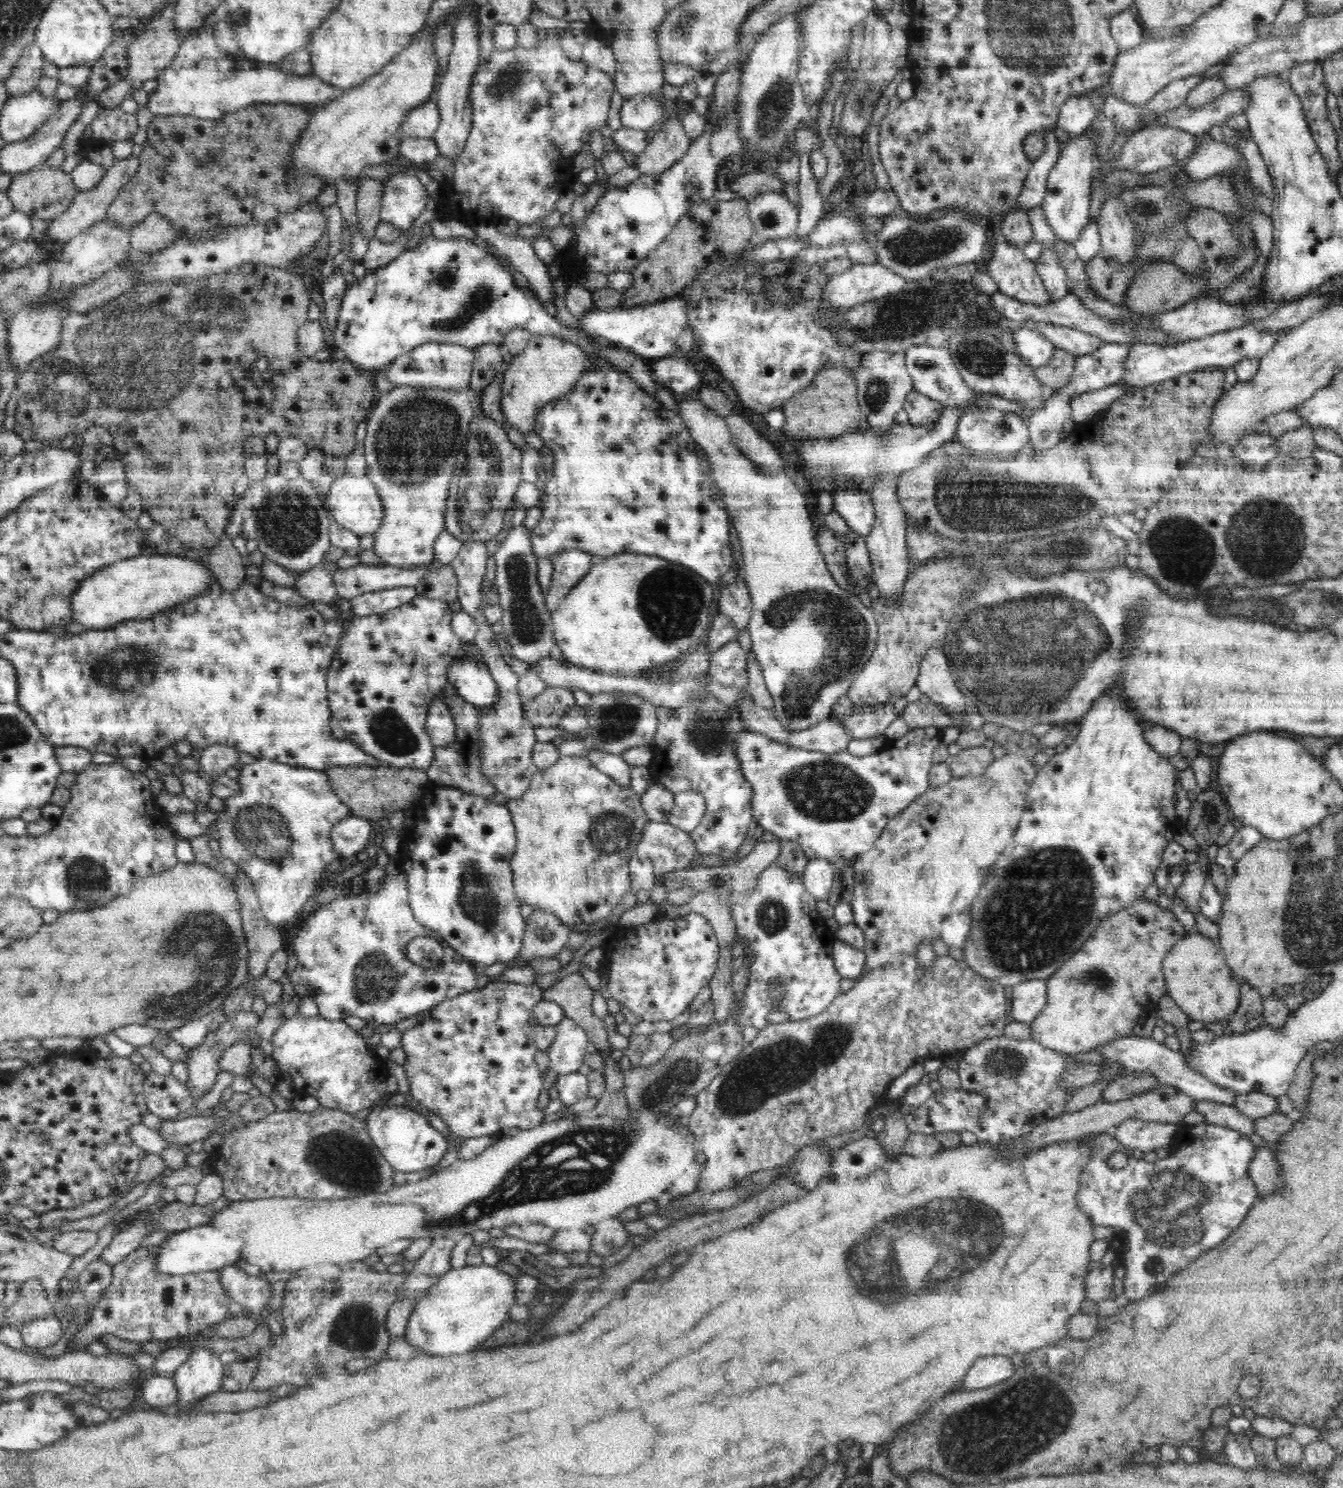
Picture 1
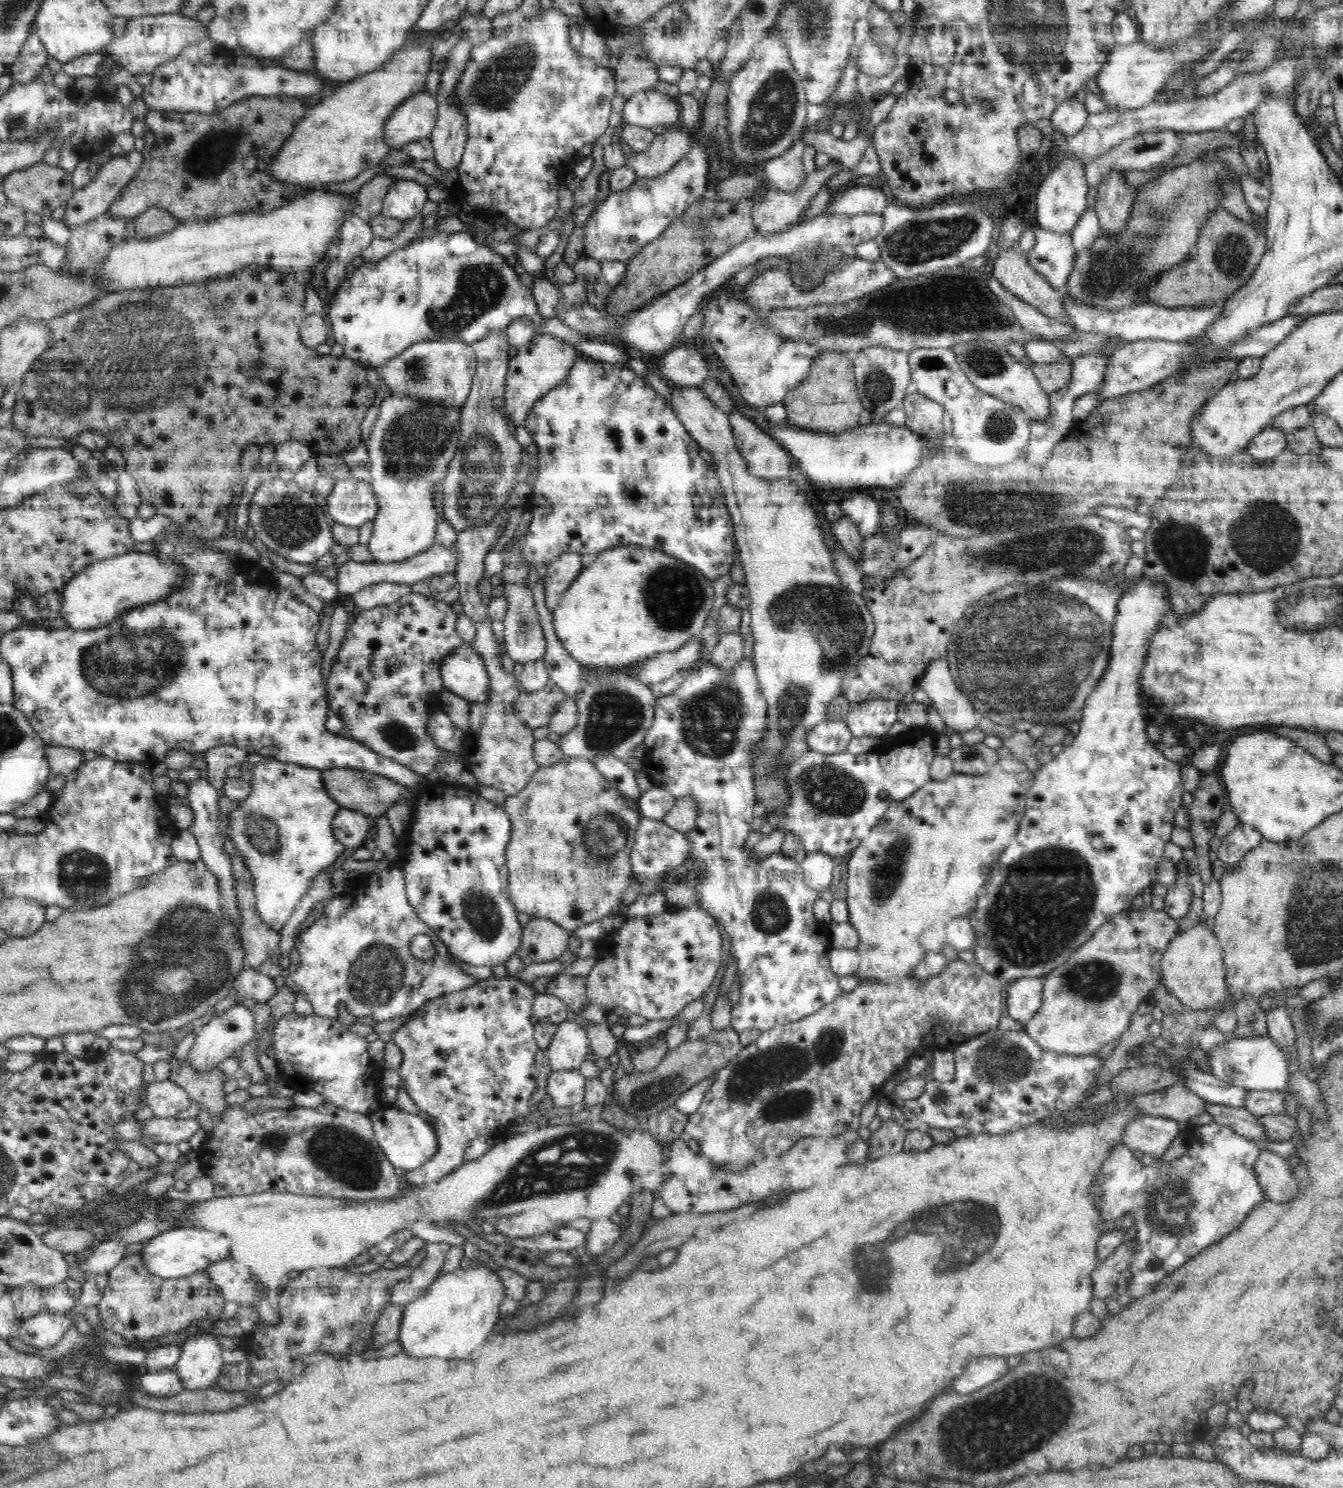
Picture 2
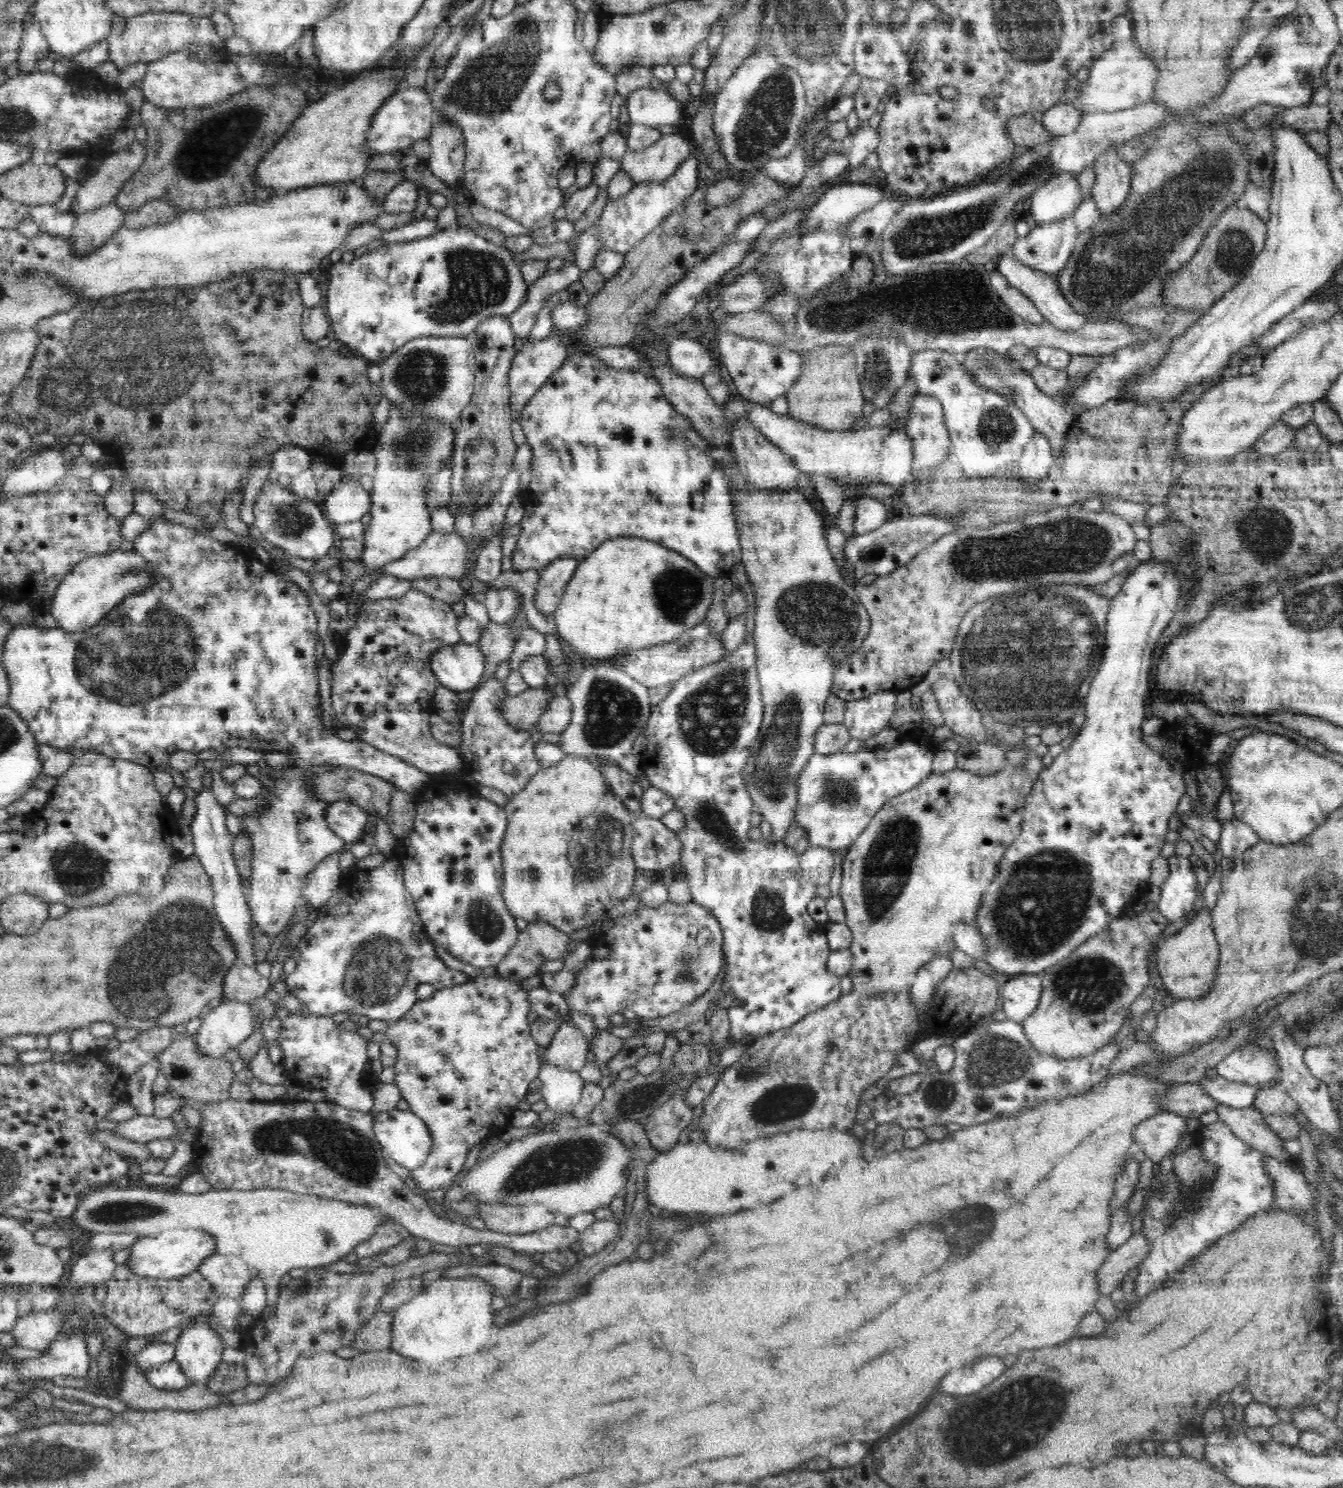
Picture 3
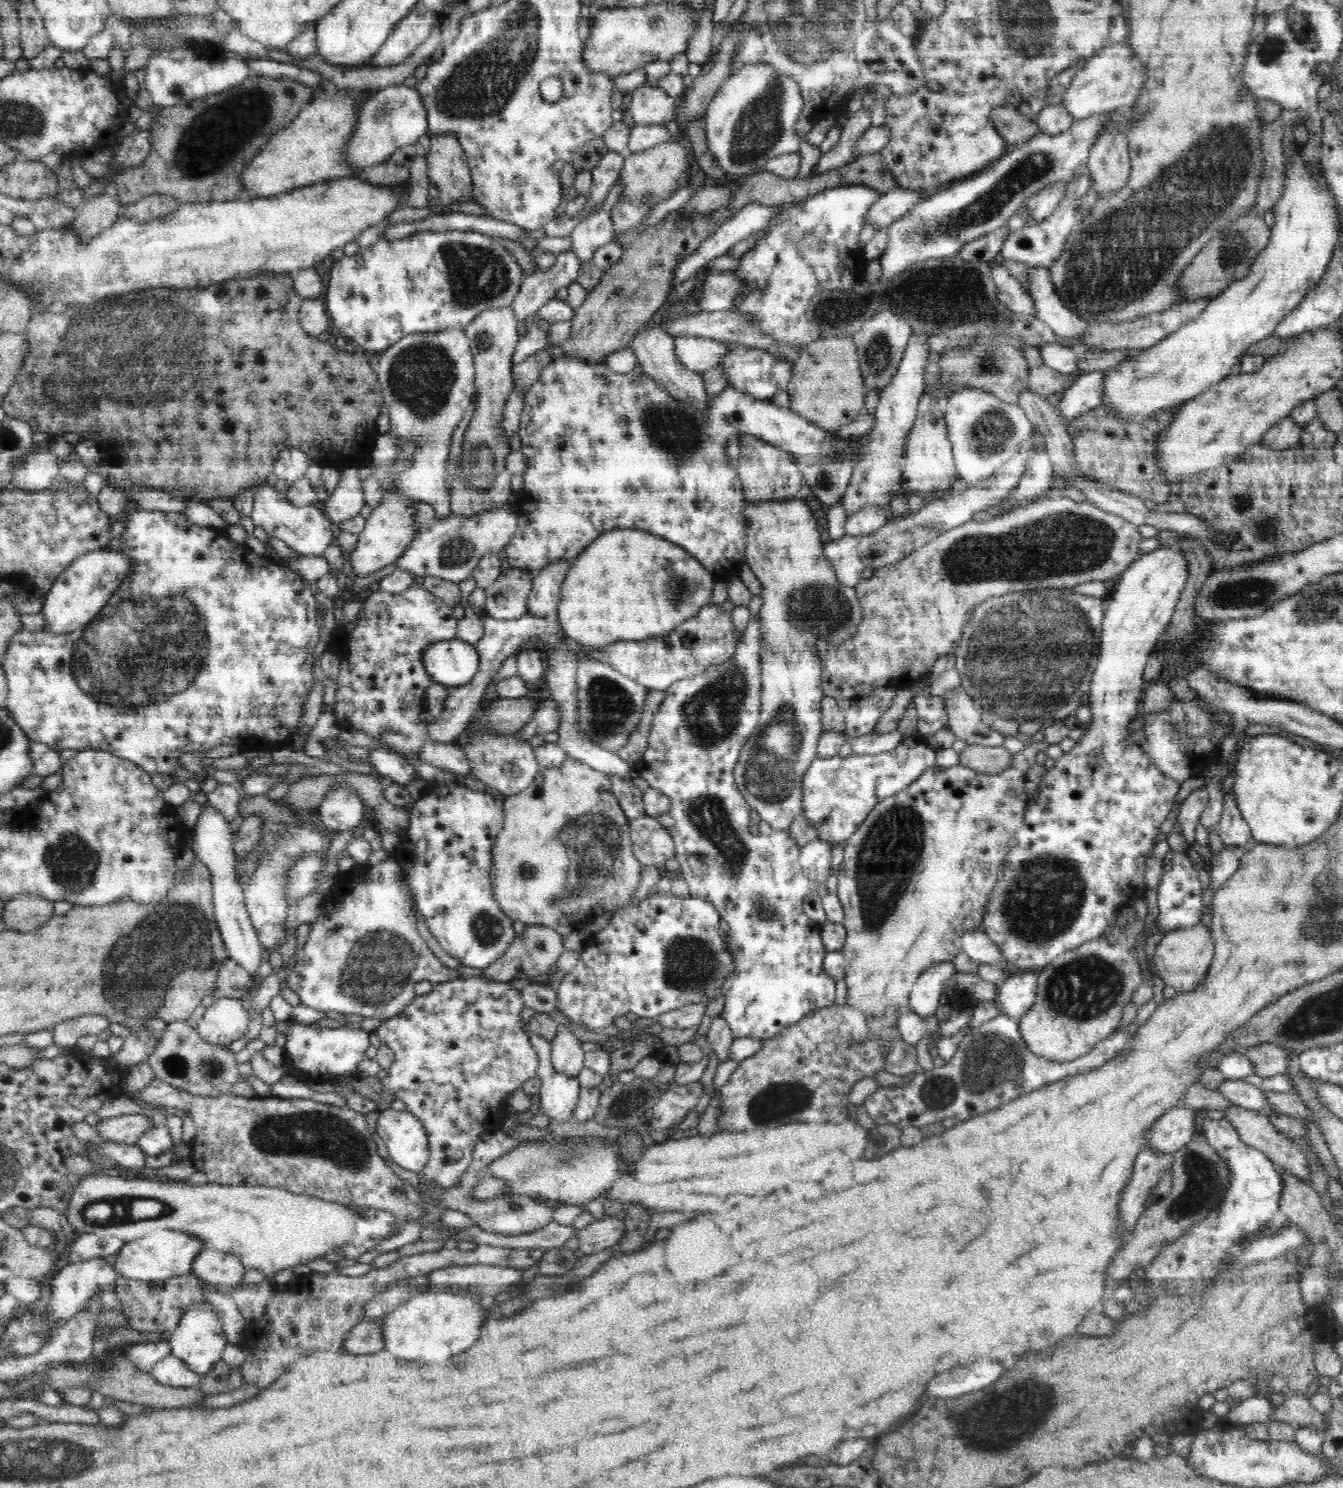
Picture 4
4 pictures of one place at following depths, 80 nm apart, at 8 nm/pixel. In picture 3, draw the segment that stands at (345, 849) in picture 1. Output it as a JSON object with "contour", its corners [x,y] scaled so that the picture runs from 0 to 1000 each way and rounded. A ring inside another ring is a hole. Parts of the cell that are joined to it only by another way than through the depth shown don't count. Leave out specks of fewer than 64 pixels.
{"contour":[[[252,538],[246,540],[242,550],[245,556],[255,563],[259,569],[270,565],[274,552],[274,546],[264,540]]]}

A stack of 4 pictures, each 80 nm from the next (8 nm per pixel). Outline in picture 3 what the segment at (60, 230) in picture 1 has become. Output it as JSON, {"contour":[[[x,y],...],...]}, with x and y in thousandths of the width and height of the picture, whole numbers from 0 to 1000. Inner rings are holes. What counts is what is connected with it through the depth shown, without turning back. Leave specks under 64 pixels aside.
{"contour":[[[101,93],[89,102],[79,103],[74,111],[58,124],[52,142],[58,145],[85,135],[89,126],[108,106],[108,96]]]}

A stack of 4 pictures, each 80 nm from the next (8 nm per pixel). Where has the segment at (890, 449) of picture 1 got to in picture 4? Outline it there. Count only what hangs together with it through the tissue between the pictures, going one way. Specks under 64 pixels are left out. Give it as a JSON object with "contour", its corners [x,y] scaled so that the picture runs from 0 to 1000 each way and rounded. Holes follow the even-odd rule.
{"contour":[[[424,240],[413,241],[413,242],[403,249],[401,255],[397,257],[390,267],[390,276],[387,281],[386,286],[387,296],[389,296],[388,304],[392,307],[392,319],[386,323],[384,333],[386,341],[385,356],[380,364],[376,367],[376,371],[380,381],[386,383],[392,383],[397,385],[405,382],[410,378],[417,376],[426,377],[440,366],[443,362],[445,362],[449,358],[456,356],[477,356],[485,358],[489,361],[493,361],[502,366],[508,367],[515,374],[521,378],[526,383],[532,384],[533,380],[546,380],[552,379],[554,376],[554,370],[557,367],[557,360],[554,358],[554,343],[555,336],[552,325],[548,316],[543,312],[541,301],[544,294],[550,294],[552,292],[558,292],[569,297],[578,300],[583,304],[587,304],[593,307],[596,314],[606,313],[606,312],[615,312],[615,310],[622,310],[627,307],[627,304],[634,301],[638,298],[640,304],[638,304],[638,310],[642,309],[643,298],[646,295],[631,294],[625,295],[622,294],[622,290],[612,289],[610,286],[601,283],[599,280],[590,277],[590,275],[582,274],[575,271],[575,269],[566,269],[555,265],[545,259],[539,260],[535,265],[529,265],[526,274],[514,272],[502,268],[494,260],[491,259],[486,254],[482,253],[479,250],[472,249],[466,251],[460,251],[456,249],[451,243],[436,243]]]}

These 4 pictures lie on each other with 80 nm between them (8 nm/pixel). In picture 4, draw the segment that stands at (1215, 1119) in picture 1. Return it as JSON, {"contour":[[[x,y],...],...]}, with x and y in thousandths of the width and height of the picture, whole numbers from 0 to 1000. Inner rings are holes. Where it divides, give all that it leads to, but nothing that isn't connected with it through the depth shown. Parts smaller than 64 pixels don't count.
{"contour":[[[917,743],[911,746],[911,752],[920,757],[920,760],[926,768],[940,774],[950,784],[953,783],[959,789],[975,795],[975,786],[974,786],[974,778],[971,775],[971,769],[964,768],[956,762],[952,761],[941,748]]]}

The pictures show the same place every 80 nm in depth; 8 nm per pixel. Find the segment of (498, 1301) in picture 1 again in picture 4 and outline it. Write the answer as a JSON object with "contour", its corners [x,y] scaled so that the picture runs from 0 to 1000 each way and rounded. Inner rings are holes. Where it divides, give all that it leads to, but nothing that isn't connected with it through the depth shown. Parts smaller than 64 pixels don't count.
{"contour":[[[332,867],[316,868],[307,871],[301,876],[295,878],[285,886],[287,907],[299,914],[317,914],[329,915],[337,910],[347,907],[357,899],[357,891],[360,890],[360,881],[355,874],[356,870],[338,870]]]}

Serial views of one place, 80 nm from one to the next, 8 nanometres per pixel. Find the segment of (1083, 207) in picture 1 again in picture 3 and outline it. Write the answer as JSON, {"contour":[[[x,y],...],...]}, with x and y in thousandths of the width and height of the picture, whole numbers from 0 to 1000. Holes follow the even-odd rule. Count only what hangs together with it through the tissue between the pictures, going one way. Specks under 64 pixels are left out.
{"contour":[[[791,116],[788,118],[780,120],[779,124],[776,124],[767,132],[767,145],[771,151],[782,151],[783,149],[793,147],[795,144],[800,145],[800,141],[806,136],[806,130],[802,123],[801,117]]]}

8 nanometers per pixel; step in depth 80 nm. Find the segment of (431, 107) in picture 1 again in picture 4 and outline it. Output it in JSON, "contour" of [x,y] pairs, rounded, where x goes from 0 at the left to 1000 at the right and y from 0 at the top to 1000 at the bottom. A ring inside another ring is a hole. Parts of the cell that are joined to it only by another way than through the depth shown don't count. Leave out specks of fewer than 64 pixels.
{"contour":[[[293,56],[291,57],[289,59],[277,60],[277,63],[274,63],[274,66],[270,67],[270,71],[267,72],[266,75],[264,85],[258,94],[258,97],[255,99],[255,106],[260,112],[267,112],[271,114],[282,110],[286,110],[297,99],[309,97],[311,93],[318,90],[318,77],[313,63],[309,60],[307,56]]]}

